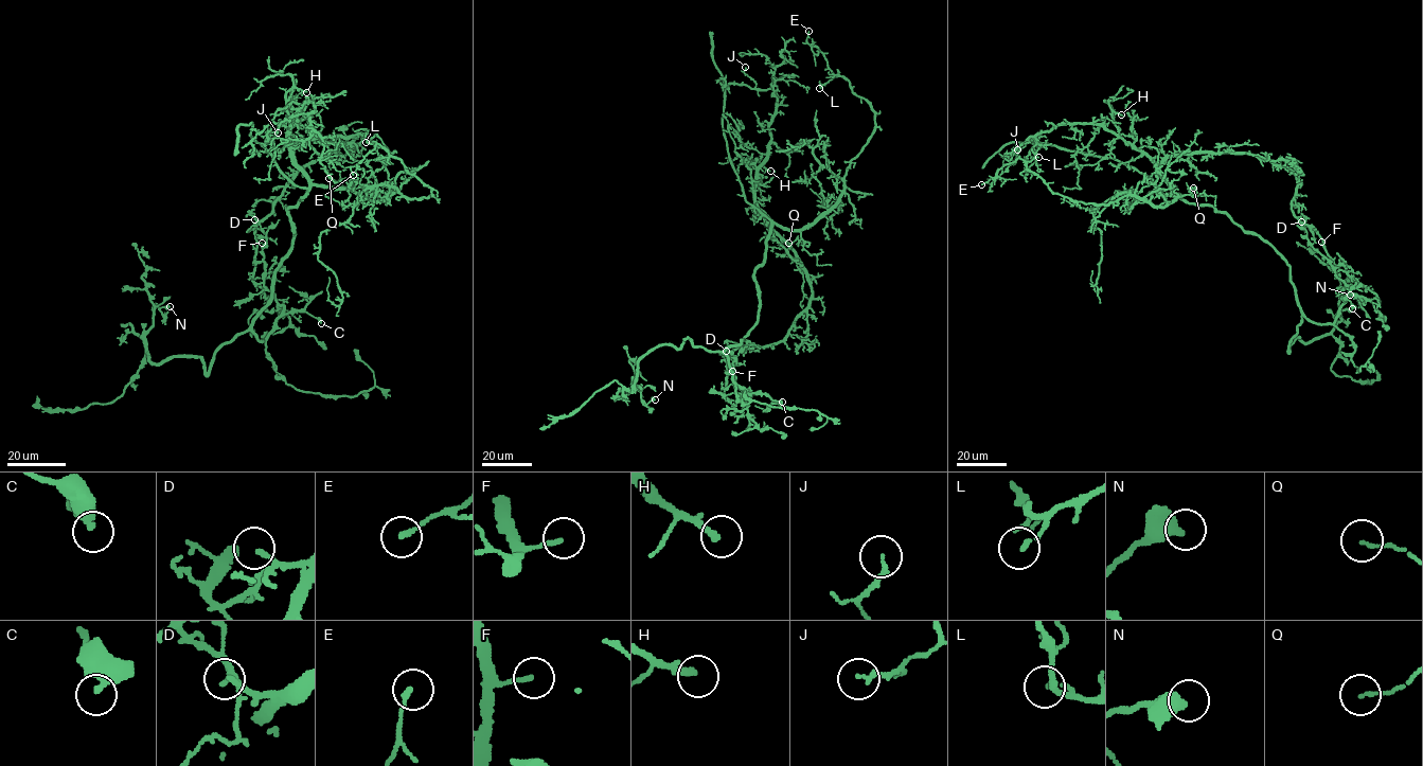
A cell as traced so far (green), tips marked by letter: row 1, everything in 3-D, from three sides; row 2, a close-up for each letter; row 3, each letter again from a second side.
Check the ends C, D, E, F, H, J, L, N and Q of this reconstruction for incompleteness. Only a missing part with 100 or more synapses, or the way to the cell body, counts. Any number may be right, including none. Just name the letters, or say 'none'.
none

